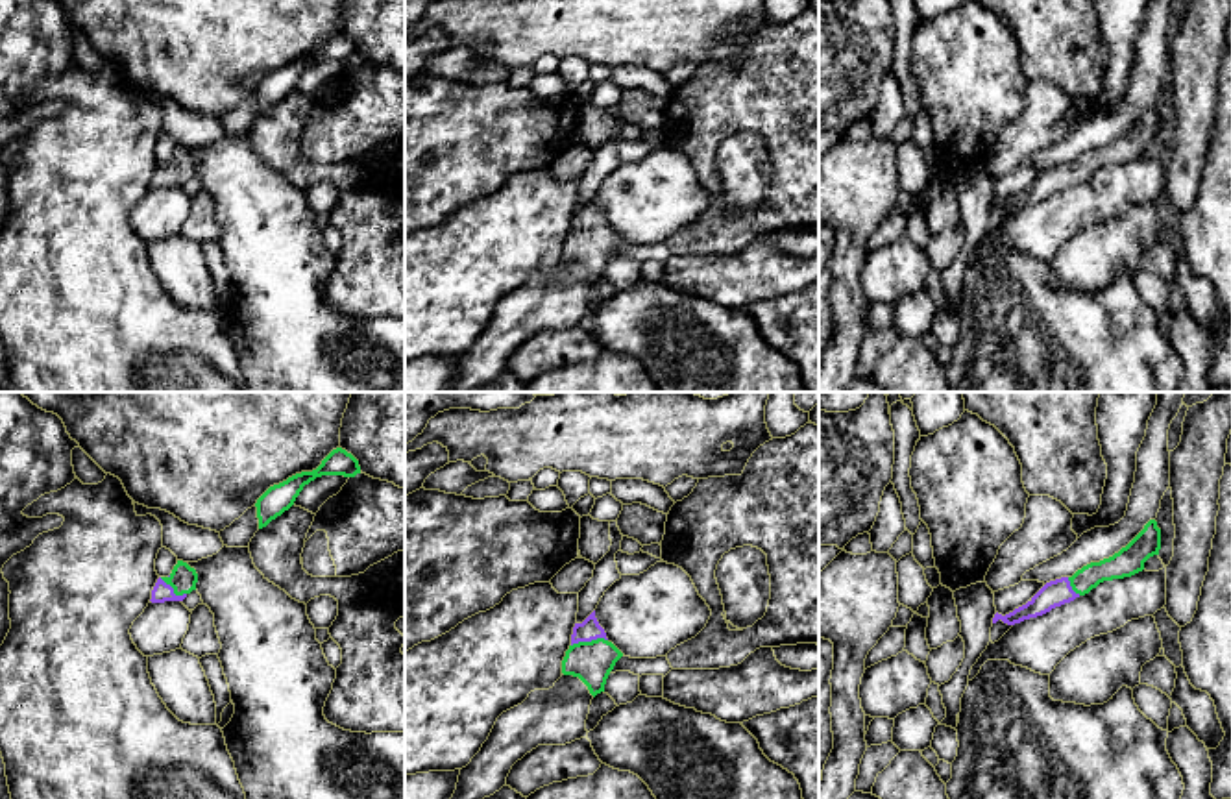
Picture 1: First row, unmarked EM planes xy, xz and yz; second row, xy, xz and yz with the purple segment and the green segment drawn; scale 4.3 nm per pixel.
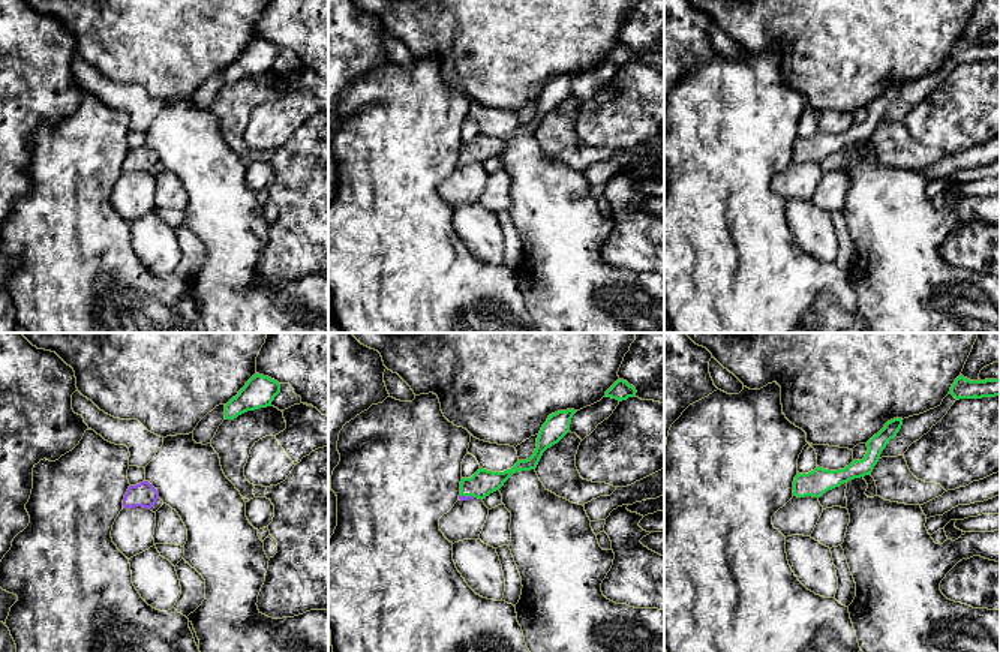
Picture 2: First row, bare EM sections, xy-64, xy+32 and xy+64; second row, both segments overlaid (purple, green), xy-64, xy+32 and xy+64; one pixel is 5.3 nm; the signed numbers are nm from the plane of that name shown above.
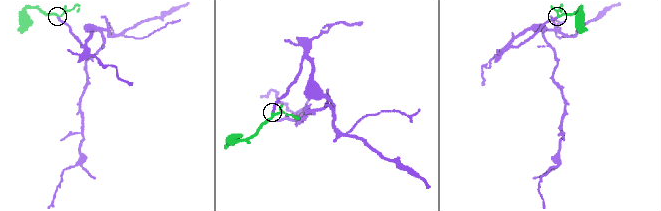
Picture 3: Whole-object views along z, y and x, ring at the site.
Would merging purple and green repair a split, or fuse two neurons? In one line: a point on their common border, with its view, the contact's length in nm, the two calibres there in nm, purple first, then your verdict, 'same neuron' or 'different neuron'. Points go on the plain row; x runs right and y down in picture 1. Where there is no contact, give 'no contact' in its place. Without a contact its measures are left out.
xz (588, 226) | 160 nm | 90/180 nm | same neuron

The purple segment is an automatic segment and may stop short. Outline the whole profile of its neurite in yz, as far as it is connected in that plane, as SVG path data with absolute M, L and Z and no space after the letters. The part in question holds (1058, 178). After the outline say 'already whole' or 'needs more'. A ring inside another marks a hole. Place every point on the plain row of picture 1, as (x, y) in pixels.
M1150 105L1144 115L1113 142L1100 148L1091 148L1078 155L1072 163L1061 163L1046 168L1026 191L1006 202L996 198L993 209L998 205L1007 211L1020 209L1089 179L1103 166L1131 163L1142 157L1144 148L1150 142L1159 141L1159 135L1161 115L1157 113L1155 105Z; needs more

